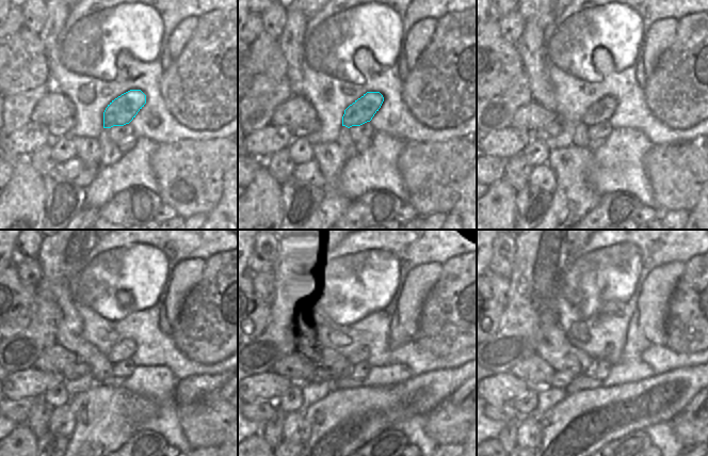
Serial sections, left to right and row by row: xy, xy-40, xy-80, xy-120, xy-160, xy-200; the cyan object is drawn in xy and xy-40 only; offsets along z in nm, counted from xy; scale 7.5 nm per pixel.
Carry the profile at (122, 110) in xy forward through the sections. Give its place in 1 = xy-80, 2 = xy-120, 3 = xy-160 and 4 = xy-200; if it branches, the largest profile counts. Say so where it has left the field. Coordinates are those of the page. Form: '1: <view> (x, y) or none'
1: xy-80 (601, 110)
2: xy-120 (125, 349)
3: xy-160 (361, 355)
4: xy-200 (609, 348)

